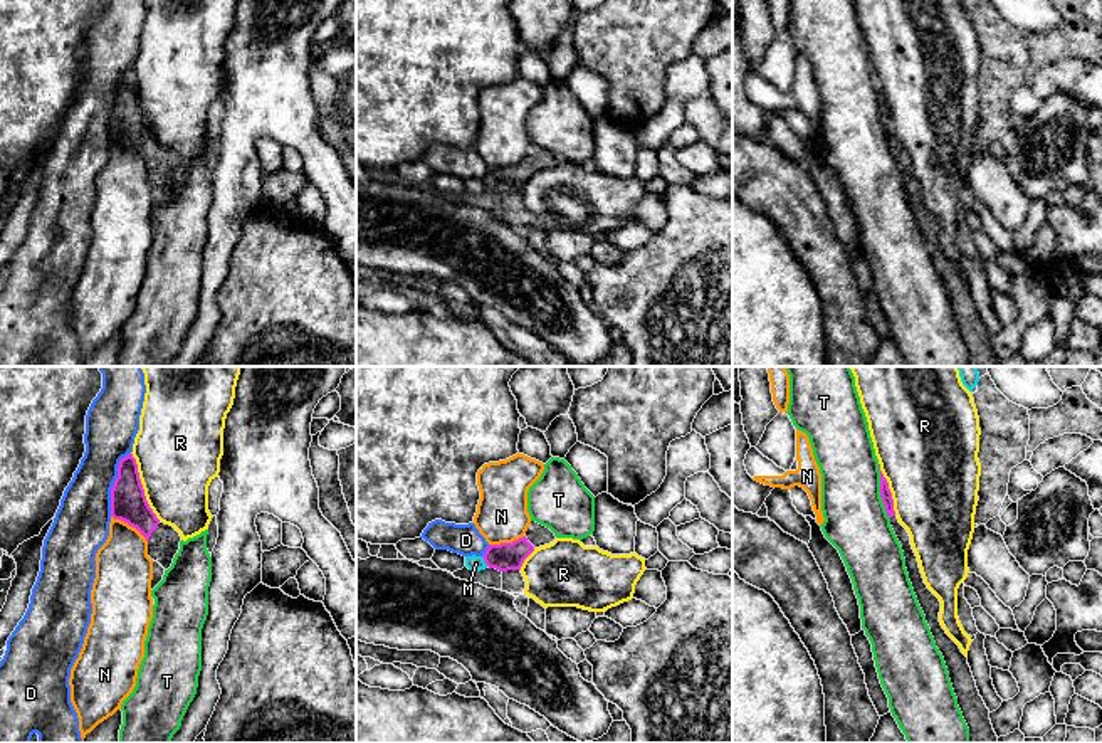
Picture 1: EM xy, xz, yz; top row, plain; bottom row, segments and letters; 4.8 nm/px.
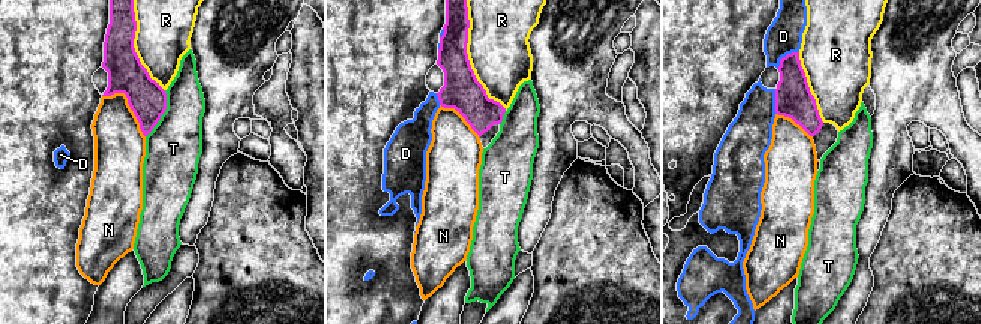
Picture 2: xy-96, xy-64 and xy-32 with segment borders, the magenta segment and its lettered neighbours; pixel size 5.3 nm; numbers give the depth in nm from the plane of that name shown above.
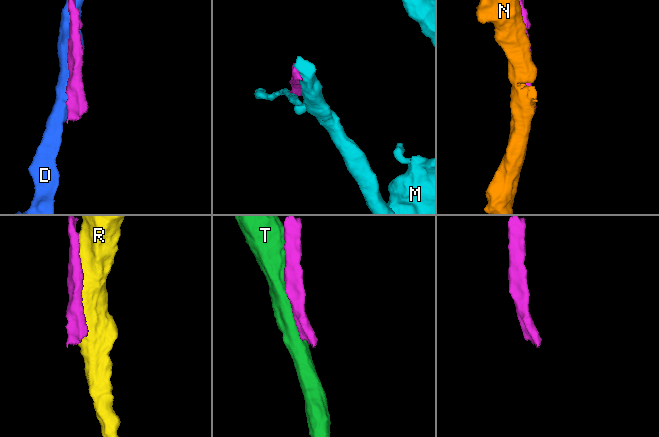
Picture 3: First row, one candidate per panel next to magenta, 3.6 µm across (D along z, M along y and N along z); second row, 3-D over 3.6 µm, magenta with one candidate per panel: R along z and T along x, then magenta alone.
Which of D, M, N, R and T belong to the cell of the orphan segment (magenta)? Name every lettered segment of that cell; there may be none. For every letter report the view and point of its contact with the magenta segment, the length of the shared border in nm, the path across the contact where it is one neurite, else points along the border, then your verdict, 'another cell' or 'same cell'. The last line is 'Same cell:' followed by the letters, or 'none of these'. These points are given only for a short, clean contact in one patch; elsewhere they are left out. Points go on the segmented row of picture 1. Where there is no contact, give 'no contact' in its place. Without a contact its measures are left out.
D: xy (115, 483) | 320 nm | another cell
M: xz (484, 560) | 60 nm | another cell
N: xy (130, 525) | 220 nm | another cell
R: xy (141, 486) | 360 nm | another cell
T: yz (881, 491) | 280 nm | another cell
Same cell: none of these

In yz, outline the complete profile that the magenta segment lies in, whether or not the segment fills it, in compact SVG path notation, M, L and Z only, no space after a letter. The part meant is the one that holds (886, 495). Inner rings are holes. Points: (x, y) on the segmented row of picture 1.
M880 471L880 498L885 506L887 516L890 518L890 526L902 546L905 568L914 593L926 615L926 622L931 629L936 647L944 657L949 679L958 698L958 706L969 728L969 743L998 743L998 736L989 719L989 709L986 708L983 698L979 696L976 681L968 664L968 657L961 652L959 646L946 634L939 622L941 602L924 583L917 556L910 545L910 536L895 516L892 493L882 471Z

